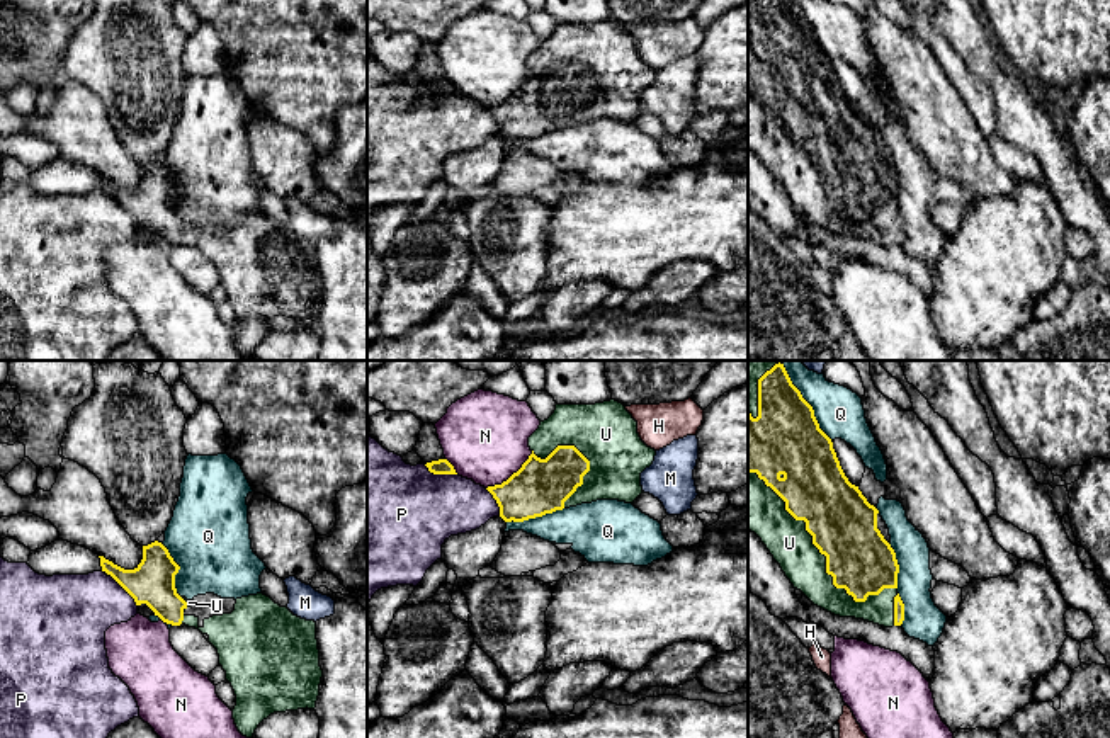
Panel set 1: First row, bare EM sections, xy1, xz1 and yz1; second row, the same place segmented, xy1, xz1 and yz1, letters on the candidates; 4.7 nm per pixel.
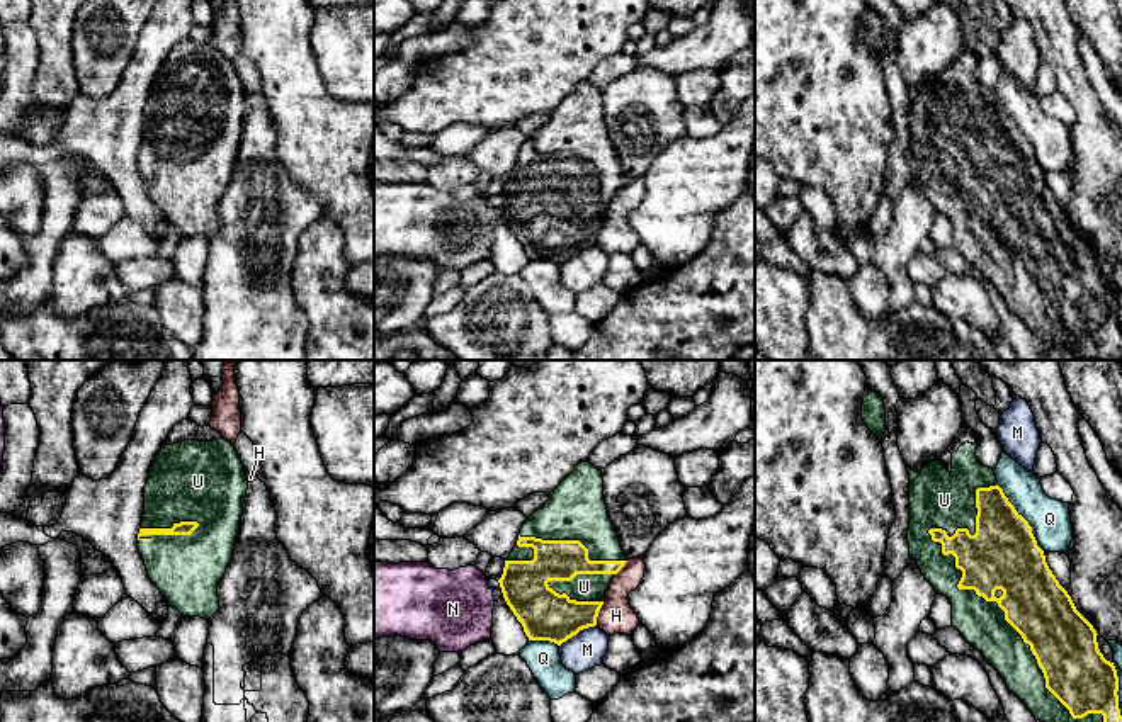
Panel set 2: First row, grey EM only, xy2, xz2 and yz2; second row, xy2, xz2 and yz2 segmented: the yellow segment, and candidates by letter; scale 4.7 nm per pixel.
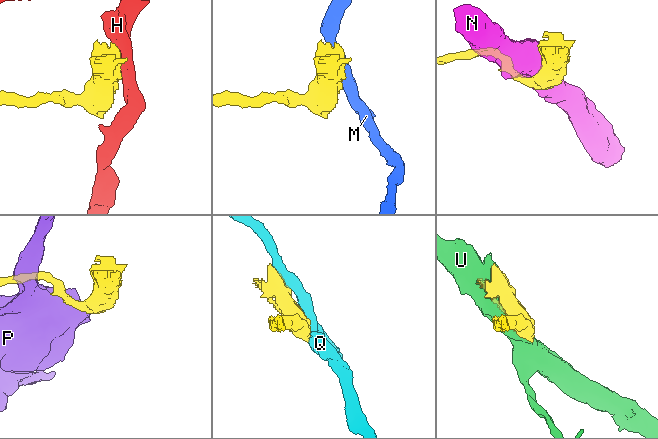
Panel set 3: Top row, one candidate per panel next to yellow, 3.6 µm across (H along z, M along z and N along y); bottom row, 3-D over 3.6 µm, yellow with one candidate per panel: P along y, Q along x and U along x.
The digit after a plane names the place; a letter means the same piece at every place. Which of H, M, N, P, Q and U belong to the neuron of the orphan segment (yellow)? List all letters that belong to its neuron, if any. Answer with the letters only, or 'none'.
U

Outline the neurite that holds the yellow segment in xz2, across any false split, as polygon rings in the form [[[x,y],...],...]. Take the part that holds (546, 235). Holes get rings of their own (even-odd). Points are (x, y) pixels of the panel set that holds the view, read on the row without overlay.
[[[586,80],[578,83],[549,114],[546,124],[525,139],[498,202],[529,260],[561,265],[580,250],[597,245],[609,202],[626,182],[607,133],[602,90]]]

